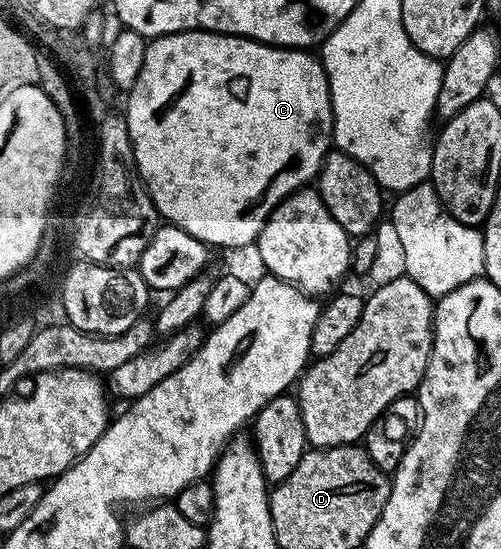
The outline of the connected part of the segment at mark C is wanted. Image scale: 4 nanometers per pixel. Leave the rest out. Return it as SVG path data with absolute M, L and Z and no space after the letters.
M182 30L176 34L163 34L148 41L145 48L145 61L141 64L141 73L137 75L137 84L126 91L127 110L125 117L129 136L135 153L135 163L139 177L151 195L155 209L170 225L180 226L189 236L206 242L208 247L247 246L256 241L269 216L284 198L296 190L302 190L316 181L323 159L329 153L333 142L331 133L331 93L327 83L327 73L322 61L303 48L284 48L269 46L266 42L254 42L251 38L238 38L236 34L216 34L213 30Z

